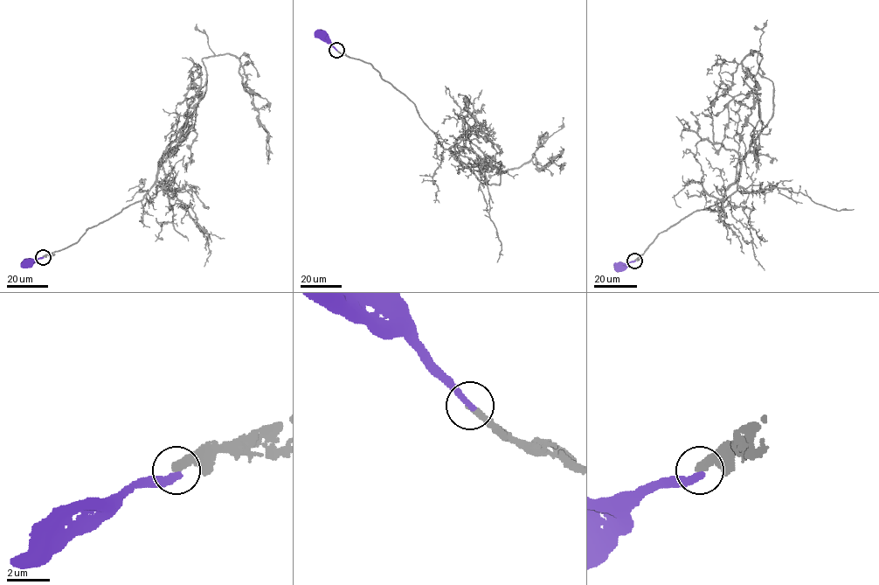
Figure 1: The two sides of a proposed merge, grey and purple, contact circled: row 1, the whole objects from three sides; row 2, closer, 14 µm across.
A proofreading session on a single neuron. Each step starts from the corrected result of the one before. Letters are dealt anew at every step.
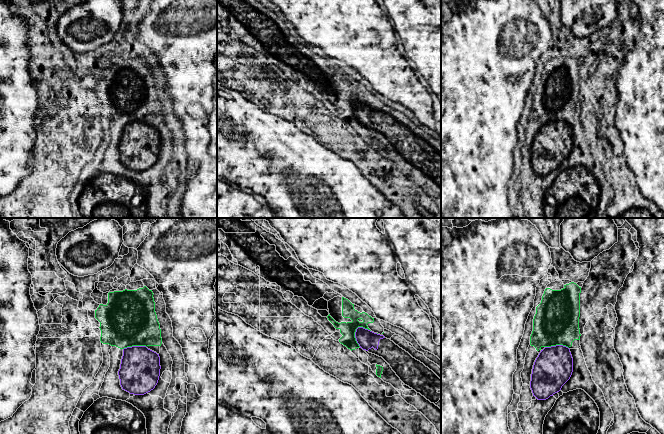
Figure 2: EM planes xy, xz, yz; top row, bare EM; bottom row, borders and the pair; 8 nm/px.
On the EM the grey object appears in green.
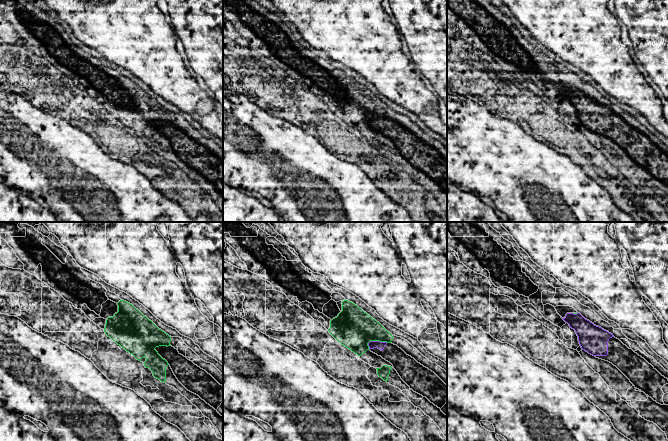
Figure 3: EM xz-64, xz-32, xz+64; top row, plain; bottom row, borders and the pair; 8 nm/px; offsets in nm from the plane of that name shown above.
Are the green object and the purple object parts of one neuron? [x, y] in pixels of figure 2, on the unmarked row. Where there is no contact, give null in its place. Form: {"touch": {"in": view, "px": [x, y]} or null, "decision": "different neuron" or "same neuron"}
{"touch": {"in": "xz", "px": [354, 112]}, "decision": "same neuron"}

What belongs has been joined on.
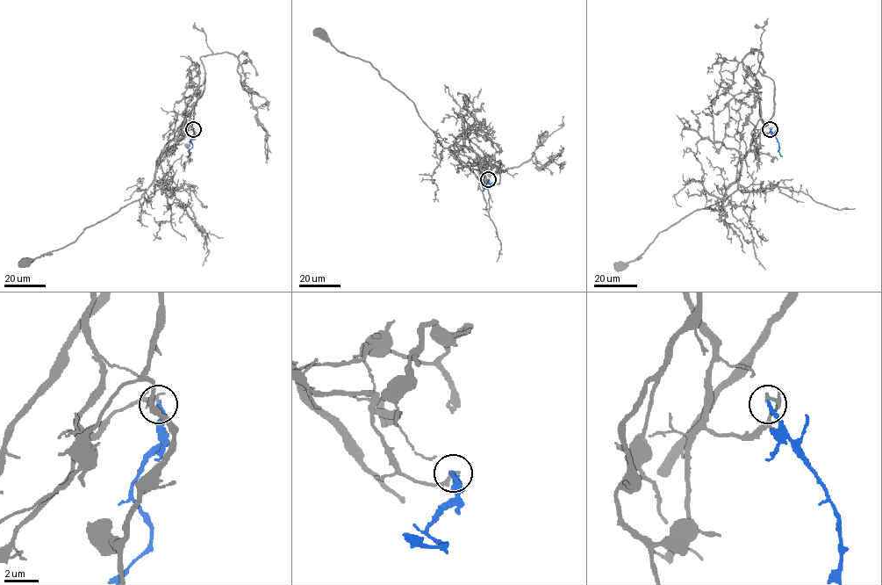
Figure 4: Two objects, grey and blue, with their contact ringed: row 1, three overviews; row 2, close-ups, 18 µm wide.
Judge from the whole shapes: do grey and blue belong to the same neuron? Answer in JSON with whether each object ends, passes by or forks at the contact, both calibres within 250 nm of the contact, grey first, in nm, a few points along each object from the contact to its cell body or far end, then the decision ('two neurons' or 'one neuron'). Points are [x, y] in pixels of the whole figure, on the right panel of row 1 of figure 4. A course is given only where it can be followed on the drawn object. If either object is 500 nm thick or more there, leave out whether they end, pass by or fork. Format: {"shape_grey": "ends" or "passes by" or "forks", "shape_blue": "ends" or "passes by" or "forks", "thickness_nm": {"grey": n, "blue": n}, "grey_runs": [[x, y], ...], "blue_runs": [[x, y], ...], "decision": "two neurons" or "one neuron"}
{"shape_grey": "passes by", "shape_blue": "ends", "thickness_nm": {"grey": 150, "blue": 200}, "grey_runs": [[770, 129], [760, 134], [756, 150], [742, 162], [738, 188], [660, 233], [642, 254], [620, 266]], "blue_runs": [[770, 129], [778, 140], [782, 156]], "decision": "one neuron"}

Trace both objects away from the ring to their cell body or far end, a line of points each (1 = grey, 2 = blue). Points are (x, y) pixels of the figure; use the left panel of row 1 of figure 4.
1: (193, 129), (161, 153), (155, 178), (139, 199), (87, 227), (75, 241), (24, 263)
2: (193, 129), (190, 140), (192, 147), (188, 155)

